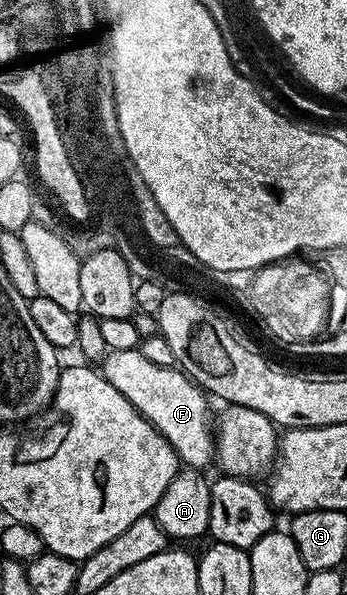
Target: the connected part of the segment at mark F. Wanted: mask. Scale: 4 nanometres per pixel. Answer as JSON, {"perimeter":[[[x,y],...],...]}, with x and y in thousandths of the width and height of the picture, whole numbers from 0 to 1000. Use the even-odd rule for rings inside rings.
{"perimeter":[[[395,585],[363,592],[311,590],[294,603],[294,627],[303,639],[329,645],[329,652],[340,652],[340,659],[352,659],[392,691],[493,746],[533,785],[585,792],[588,783],[614,782],[617,729],[605,721],[605,696],[599,703],[602,671],[527,622],[432,612]]]}

